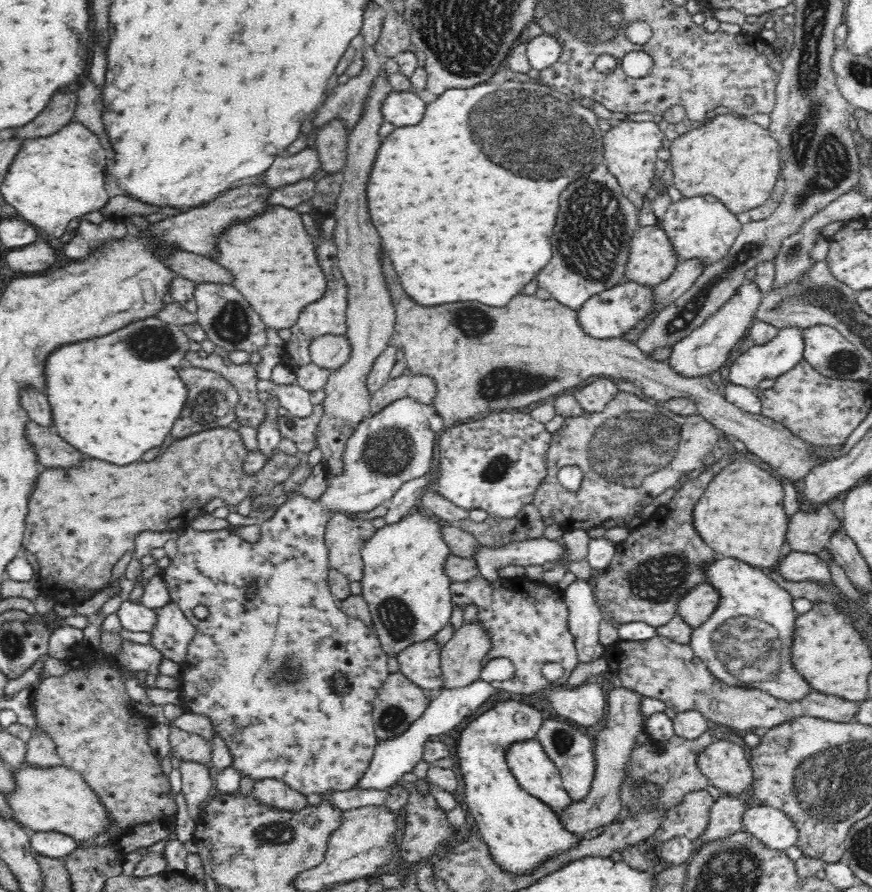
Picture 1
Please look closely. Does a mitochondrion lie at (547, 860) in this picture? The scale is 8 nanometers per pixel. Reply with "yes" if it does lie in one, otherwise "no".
no

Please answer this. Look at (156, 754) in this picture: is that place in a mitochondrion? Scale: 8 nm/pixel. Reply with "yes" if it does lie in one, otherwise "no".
no

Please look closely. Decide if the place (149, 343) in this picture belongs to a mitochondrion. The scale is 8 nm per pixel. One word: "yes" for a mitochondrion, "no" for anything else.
yes

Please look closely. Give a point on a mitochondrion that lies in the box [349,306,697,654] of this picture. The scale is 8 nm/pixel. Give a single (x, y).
(630, 446)

